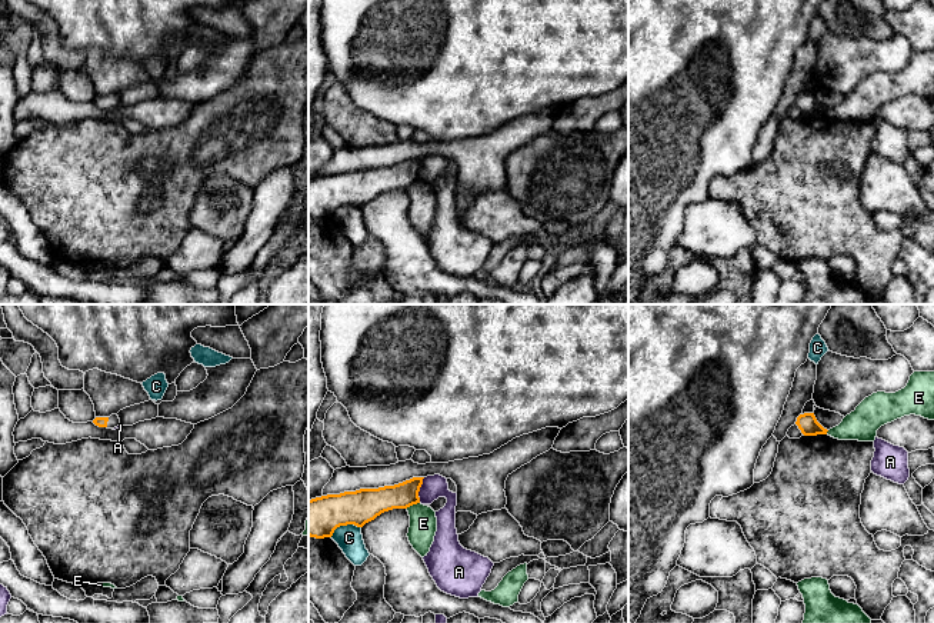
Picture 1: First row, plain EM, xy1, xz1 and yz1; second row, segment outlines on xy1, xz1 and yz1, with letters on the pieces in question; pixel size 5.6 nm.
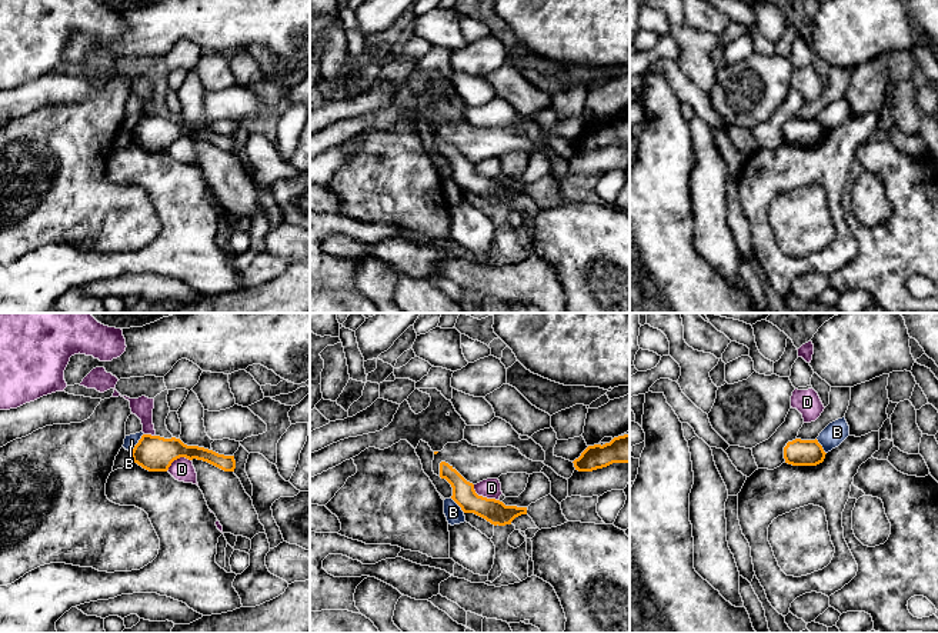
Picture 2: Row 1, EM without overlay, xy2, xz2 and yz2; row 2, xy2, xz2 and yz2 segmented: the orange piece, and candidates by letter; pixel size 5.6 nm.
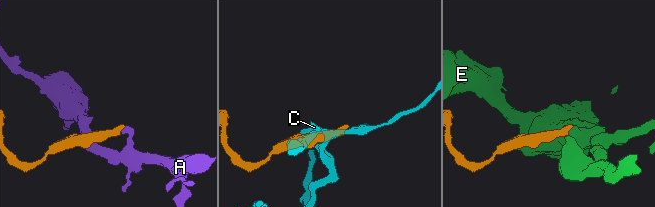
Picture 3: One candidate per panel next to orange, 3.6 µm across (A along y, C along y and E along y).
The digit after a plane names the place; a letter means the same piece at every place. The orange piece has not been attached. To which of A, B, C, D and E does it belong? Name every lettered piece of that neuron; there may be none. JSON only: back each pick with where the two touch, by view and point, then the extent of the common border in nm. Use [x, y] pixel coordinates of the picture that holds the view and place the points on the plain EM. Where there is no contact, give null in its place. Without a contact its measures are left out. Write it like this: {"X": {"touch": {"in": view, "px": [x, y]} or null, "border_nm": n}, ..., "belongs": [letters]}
{"belongs": []}

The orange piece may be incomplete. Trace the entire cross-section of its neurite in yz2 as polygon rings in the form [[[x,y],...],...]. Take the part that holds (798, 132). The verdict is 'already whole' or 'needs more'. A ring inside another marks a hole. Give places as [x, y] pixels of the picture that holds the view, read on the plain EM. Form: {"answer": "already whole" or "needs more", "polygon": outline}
{"answer": "already whole", "polygon": [[[795,119],[784,127],[785,143],[792,146],[817,146],[824,141],[825,131],[818,120]]]}

